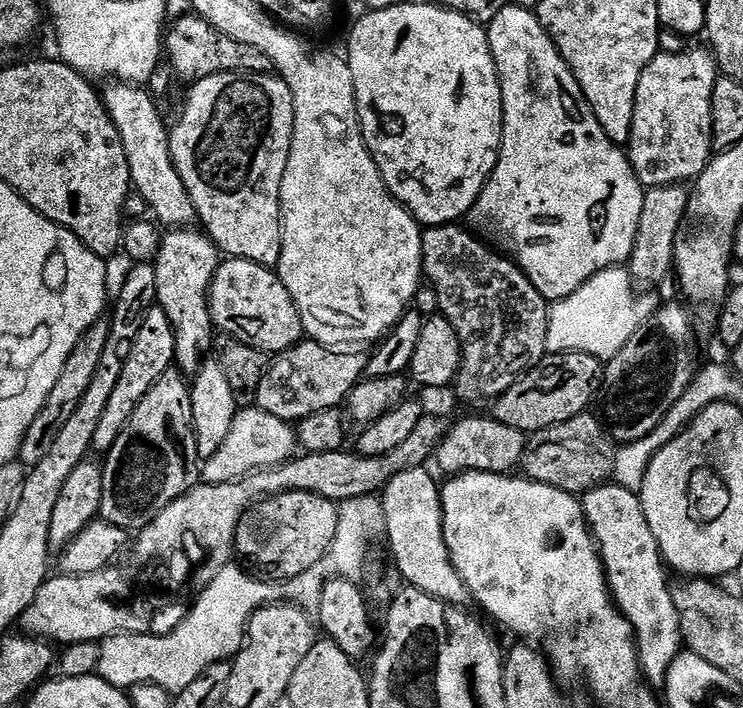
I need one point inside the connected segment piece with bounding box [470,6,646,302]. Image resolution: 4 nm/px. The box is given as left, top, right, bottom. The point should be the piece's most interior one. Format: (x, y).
(563, 201)

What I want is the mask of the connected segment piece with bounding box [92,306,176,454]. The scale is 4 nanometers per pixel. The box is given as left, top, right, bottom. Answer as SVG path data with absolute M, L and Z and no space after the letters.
M154 307L150 314L146 314L146 319L142 321L142 330L138 330L138 338L134 338L134 346L130 349L130 358L126 358L126 367L122 369L122 375L114 385L114 391L106 405L106 410L102 413L102 419L98 422L98 431L94 433L92 452L107 454L118 442L118 434L126 430L126 422L130 422L130 417L134 410L138 410L138 402L146 398L150 386L166 374L166 370L173 367L176 362L176 331L174 326L170 326L170 318L166 318L166 310Z

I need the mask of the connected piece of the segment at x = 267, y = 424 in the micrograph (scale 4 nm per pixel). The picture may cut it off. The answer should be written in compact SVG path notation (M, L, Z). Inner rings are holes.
M244 406L237 411L222 447L203 461L202 480L205 484L234 484L253 472L285 464L297 452L296 430L289 421L274 418L274 414L266 414L255 406Z

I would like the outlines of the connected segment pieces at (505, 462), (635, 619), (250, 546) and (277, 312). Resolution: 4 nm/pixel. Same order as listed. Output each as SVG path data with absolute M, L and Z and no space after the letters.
M487 415L468 416L465 420L453 423L444 436L444 441L436 448L434 464L447 474L466 472L498 472L508 474L521 463L526 447L525 433L514 430Z
M616 483L599 484L583 493L584 517L600 550L600 560L604 563L612 599L632 626L645 681L649 685L660 686L684 644L680 615L674 606L672 588L668 584L669 573L666 571L664 555L650 530L650 522L646 522L640 497L633 489L631 492Z
M283 492L277 496L270 496L260 501L256 507L249 508L240 519L236 531L235 555L247 571L261 580L287 582L298 578L298 574L306 574L306 570L310 570L314 562L322 562L322 558L330 550L334 534L338 534L339 513L337 501L327 500L313 492Z
M228 258L214 274L212 288L208 292L208 305L212 322L235 343L256 348L265 354L279 354L290 350L305 339L304 323L290 290L280 281L271 268L264 268L249 260Z

